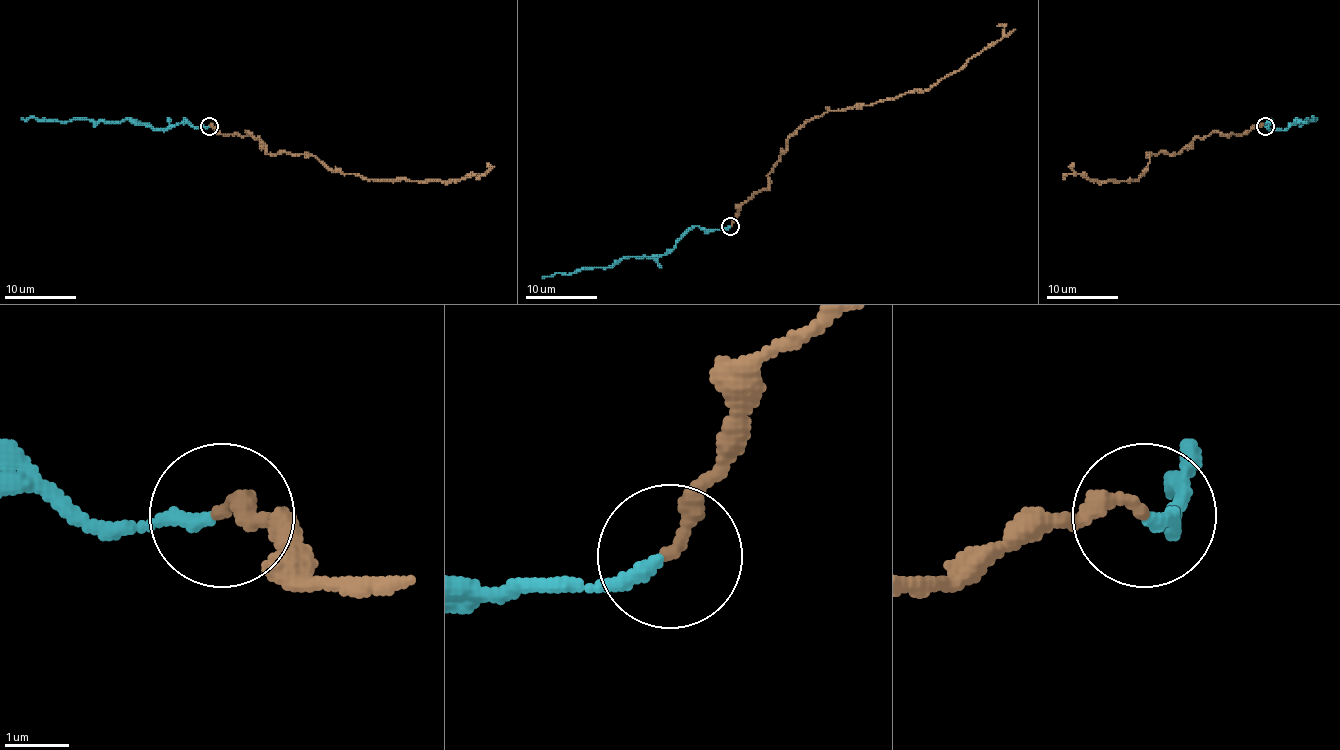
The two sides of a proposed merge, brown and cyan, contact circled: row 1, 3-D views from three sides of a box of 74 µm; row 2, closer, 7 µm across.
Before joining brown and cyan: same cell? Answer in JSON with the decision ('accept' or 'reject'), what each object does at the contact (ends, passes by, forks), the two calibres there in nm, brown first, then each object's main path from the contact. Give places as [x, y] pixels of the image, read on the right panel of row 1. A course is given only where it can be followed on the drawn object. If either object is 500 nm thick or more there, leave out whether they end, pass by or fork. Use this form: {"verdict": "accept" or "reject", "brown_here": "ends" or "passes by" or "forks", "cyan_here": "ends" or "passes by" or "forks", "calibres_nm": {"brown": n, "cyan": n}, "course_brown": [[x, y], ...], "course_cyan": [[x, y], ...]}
{"verdict": "reject", "brown_here": "ends", "cyan_here": "ends", "calibres_nm": {"brown": 220, "cyan": 200}, "course_brown": [[1265, 127], [1213, 132], [1176, 154], [1149, 155], [1137, 179], [1065, 179]], "course_cyan": [[1265, 127], [1268, 123], [1265, 125], [1272, 130], [1285, 130], [1296, 119], [1314, 121], [1317, 118]]}

